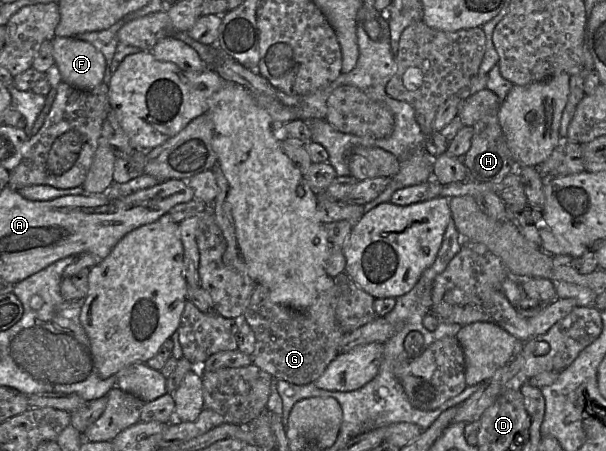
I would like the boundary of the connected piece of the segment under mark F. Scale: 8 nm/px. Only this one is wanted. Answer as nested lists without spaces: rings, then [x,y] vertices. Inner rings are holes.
[[[58,36],[51,42],[61,81],[82,90],[92,90],[103,82],[106,61],[91,43]]]

